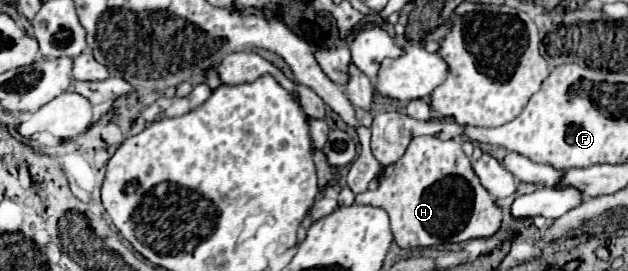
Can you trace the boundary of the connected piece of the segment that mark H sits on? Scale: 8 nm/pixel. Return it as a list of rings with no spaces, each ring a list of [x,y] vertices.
[[[417,136],[411,140],[407,152],[403,154],[401,160],[397,160],[393,164],[393,174],[383,174],[379,178],[379,188],[375,192],[363,192],[363,194],[357,194],[355,198],[357,204],[363,204],[363,206],[379,206],[387,212],[389,216],[389,222],[391,222],[391,232],[393,232],[393,238],[395,242],[401,246],[401,248],[417,248],[417,246],[435,246],[435,244],[443,244],[443,242],[465,242],[465,240],[471,240],[471,238],[487,238],[487,236],[493,236],[497,230],[499,230],[499,224],[501,224],[501,208],[495,204],[495,198],[477,182],[477,176],[473,174],[471,170],[471,162],[469,158],[463,154],[461,150],[461,142],[459,140],[439,140],[437,136]]]

